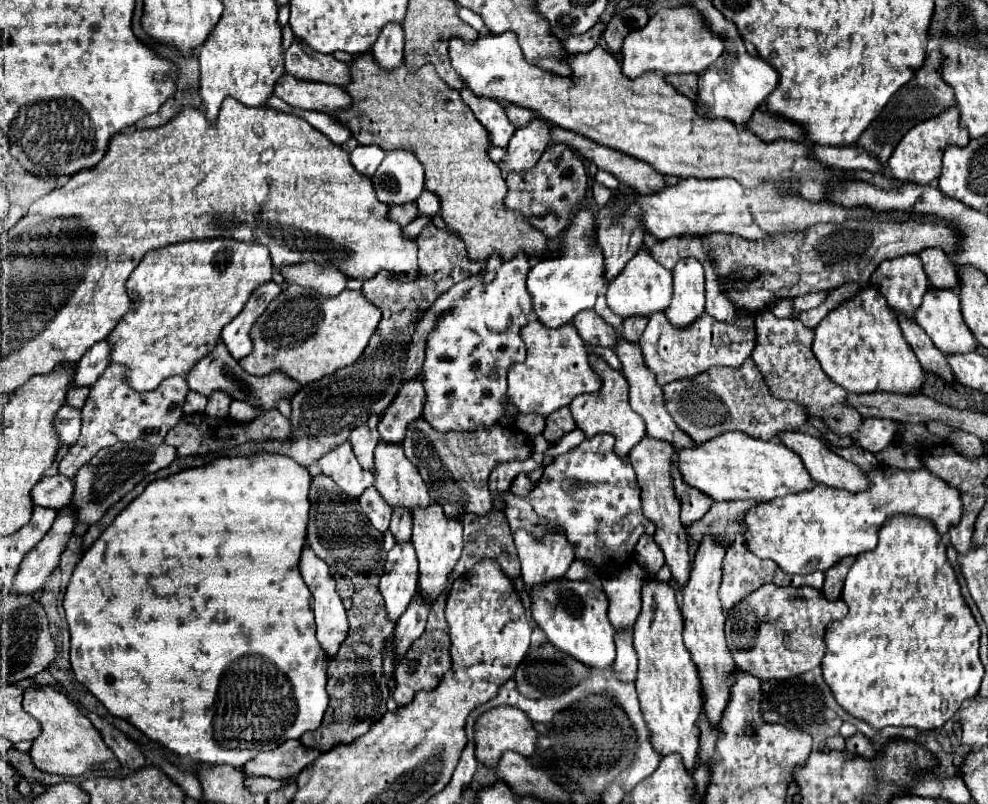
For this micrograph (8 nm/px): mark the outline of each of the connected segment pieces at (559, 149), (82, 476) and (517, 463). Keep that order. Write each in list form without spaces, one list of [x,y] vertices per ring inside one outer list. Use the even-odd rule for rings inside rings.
[[[552,144],[538,160],[538,164],[530,168],[530,172],[508,172],[506,182],[508,194],[504,204],[516,212],[522,212],[526,220],[544,236],[556,238],[568,228],[572,214],[584,202],[588,176],[580,158],[574,156],[566,144]]]
[[[144,440],[136,442],[118,442],[110,448],[102,448],[88,464],[80,468],[74,478],[74,500],[78,522],[94,524],[98,522],[110,506],[114,506],[124,494],[128,494],[138,482],[142,482],[148,474],[158,472],[160,468],[170,466],[176,460],[176,448],[168,444],[148,444]]]
[[[510,460],[510,464],[498,464],[498,468],[494,468],[494,472],[490,474],[490,492],[492,492],[492,500],[494,506],[502,510],[502,502],[500,502],[500,492],[506,492],[510,488],[510,482],[520,474],[520,472],[532,472],[540,468],[540,462],[522,462],[522,460]]]

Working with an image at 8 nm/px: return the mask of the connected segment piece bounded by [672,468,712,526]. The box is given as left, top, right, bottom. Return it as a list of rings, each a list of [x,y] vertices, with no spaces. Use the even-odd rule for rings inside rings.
[[[676,468],[672,470],[672,478],[674,478],[674,488],[676,488],[676,498],[682,504],[682,512],[680,512],[682,524],[686,526],[686,524],[698,522],[710,510],[710,504],[712,504],[710,496],[706,496],[704,492],[698,492],[698,488],[690,488],[688,484],[684,484]]]

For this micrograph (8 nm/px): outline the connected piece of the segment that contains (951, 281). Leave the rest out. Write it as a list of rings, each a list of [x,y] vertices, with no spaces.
[[[928,248],[918,254],[928,276],[930,286],[934,288],[958,288],[958,268],[950,262],[948,254],[940,248]]]

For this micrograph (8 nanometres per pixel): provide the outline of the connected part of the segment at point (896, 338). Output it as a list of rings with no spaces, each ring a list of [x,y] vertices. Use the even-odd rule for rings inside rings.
[[[874,286],[862,288],[862,292],[832,310],[814,330],[814,344],[812,350],[822,364],[822,370],[828,374],[832,382],[846,388],[852,394],[858,392],[898,392],[902,396],[914,396],[922,392],[922,386],[926,382],[926,376],[922,372],[922,366],[918,360],[914,360],[914,352],[910,352],[910,344],[904,340],[900,326],[896,322],[896,316],[892,316],[890,308],[886,308],[886,300],[878,296],[878,290]]]

